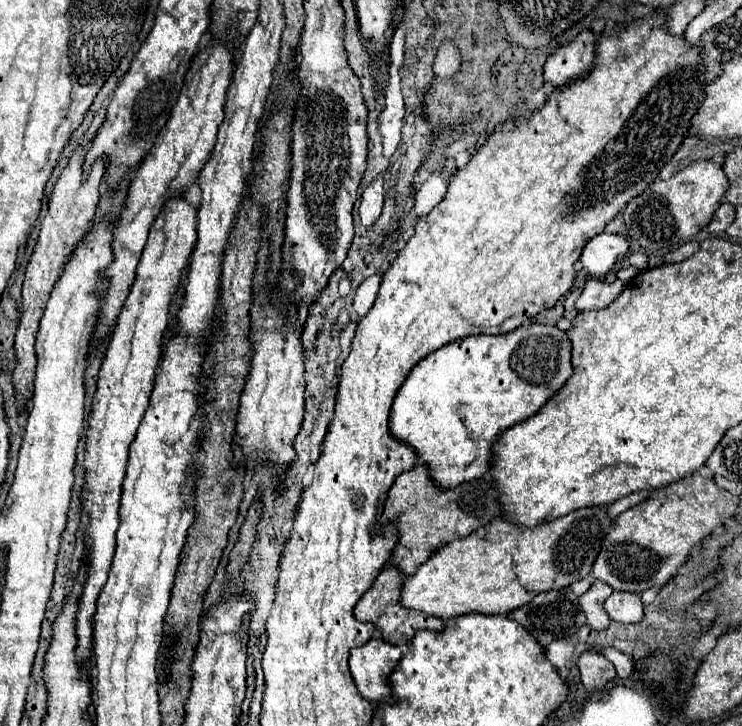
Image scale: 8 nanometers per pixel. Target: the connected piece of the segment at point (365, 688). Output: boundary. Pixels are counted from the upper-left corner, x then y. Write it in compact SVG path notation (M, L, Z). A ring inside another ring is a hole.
M370 638L364 646L350 652L350 674L358 692L372 704L388 696L388 676L400 662L402 652L398 646L386 644L382 638Z

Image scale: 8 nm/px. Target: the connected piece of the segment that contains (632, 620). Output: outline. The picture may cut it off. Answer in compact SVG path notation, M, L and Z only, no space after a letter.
M612 592L612 596L604 604L610 620L622 622L622 624L636 624L644 618L644 606L640 600L640 594L632 592Z

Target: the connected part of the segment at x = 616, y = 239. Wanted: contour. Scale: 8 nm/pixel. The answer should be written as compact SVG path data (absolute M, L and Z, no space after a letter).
M598 234L594 236L582 250L582 256L578 260L580 268L586 270L590 276L606 276L618 258L622 260L628 252L628 242L620 234Z

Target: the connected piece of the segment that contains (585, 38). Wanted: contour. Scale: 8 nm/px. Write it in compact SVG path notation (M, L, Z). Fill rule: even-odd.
M590 30L580 32L568 46L556 48L544 64L544 82L560 88L584 74L596 64L596 38Z

